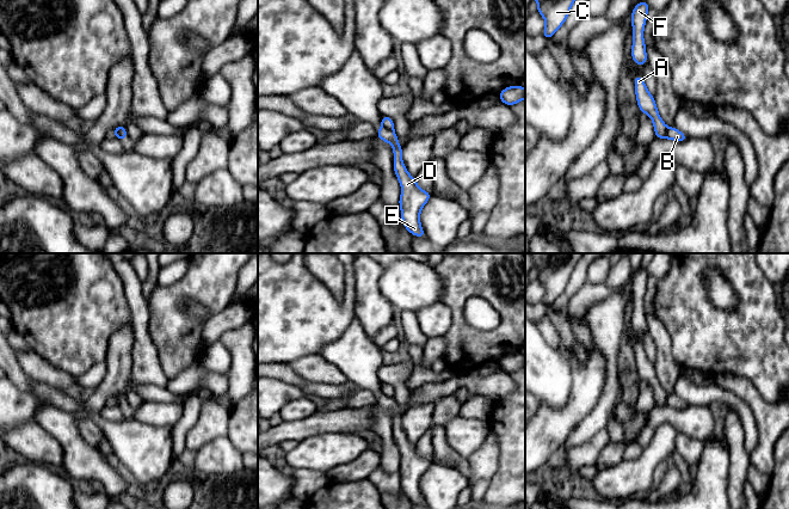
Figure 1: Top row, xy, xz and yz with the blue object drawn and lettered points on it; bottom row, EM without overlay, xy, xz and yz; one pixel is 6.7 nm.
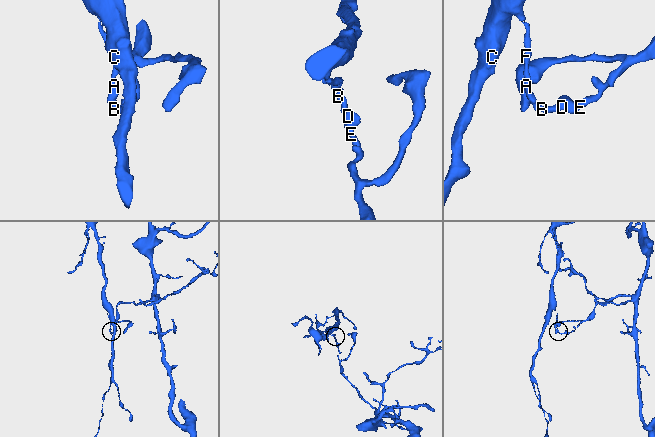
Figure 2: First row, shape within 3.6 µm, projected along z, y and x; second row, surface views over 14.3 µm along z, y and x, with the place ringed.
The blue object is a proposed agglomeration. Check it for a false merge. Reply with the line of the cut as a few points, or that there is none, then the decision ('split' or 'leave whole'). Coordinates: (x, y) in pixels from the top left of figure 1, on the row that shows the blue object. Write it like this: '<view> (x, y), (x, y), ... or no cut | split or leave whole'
xz (382, 126), (393, 129) | split

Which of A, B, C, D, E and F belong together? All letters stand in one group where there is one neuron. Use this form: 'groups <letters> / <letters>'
groups A C F / B D E

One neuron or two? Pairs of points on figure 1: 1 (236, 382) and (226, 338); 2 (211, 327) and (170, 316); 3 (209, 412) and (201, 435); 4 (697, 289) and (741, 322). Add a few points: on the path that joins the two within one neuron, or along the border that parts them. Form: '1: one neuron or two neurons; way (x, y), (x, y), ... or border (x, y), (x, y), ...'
1: one neuron; way (238, 372), (236, 349)
2: two neurons; border (226, 307), (205, 323), (199, 347), (201, 351)
3: one neuron; way (209, 418), (209, 425), (205, 429)
4: one neuron; way (701, 302), (720, 322), (728, 322)

